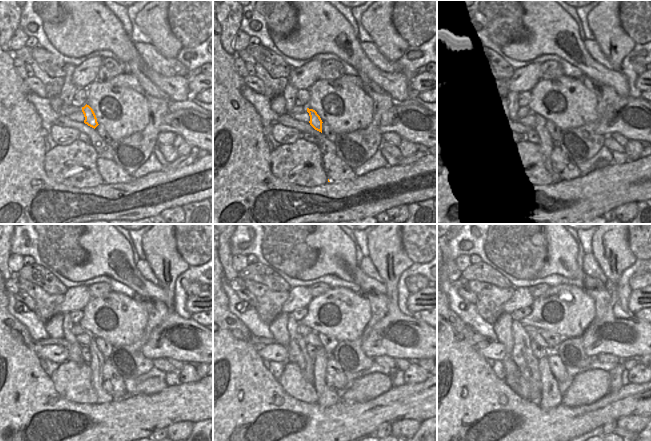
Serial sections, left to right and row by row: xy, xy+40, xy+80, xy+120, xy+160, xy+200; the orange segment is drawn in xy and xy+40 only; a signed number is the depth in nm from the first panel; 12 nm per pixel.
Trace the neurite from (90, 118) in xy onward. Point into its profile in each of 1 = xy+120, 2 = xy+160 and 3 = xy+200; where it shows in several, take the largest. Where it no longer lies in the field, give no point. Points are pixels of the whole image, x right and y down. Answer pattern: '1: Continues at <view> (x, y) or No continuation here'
1: Continues at xy+120 (96, 365)
2: Continues at xy+160 (327, 395)
3: Continues at xy+200 (551, 397).

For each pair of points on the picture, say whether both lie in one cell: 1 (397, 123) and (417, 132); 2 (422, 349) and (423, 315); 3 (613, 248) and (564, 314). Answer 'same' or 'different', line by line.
1: same
2: different
3: different

